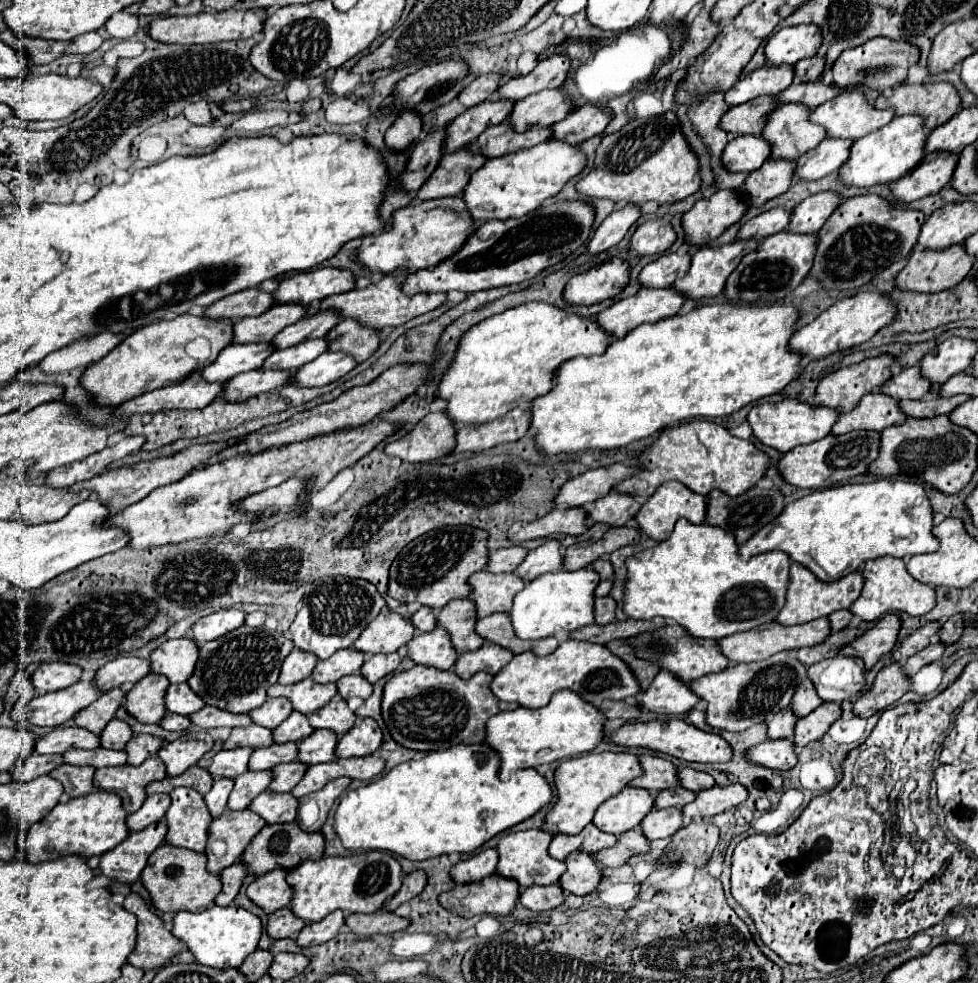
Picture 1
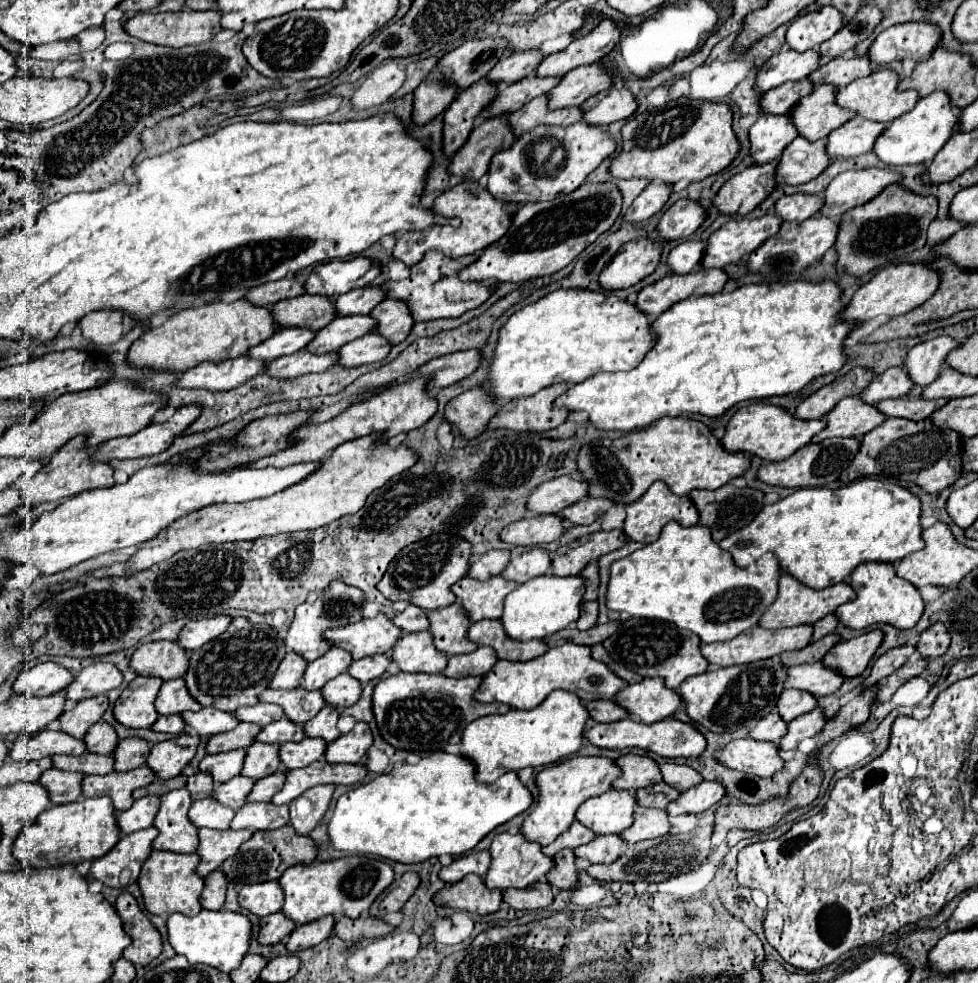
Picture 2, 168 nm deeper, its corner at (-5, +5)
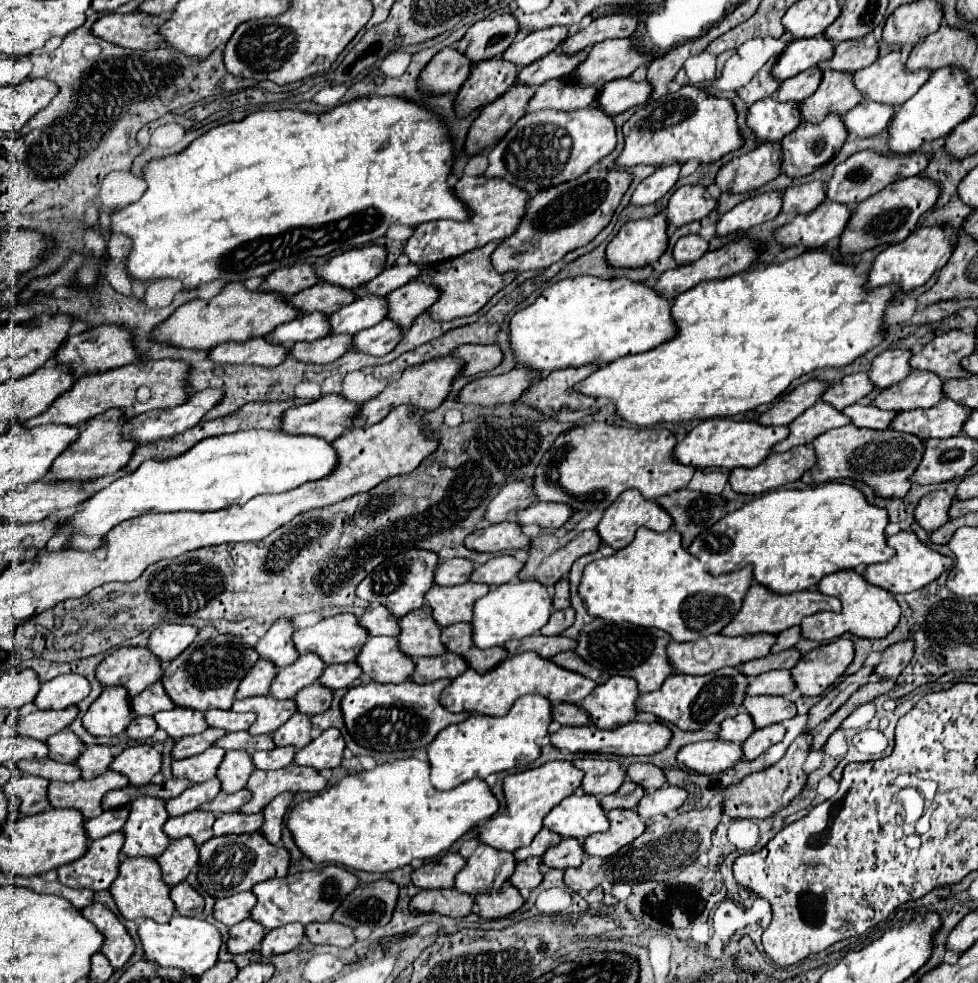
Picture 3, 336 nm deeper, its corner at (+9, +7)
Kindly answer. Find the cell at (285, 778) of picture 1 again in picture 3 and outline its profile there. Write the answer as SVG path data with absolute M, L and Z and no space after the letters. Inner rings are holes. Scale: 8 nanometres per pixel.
M242 788L240 792L234 792L234 794L220 792L214 800L202 804L202 810L210 810L210 812L214 812L214 814L238 812L250 798L252 798L252 792L250 792L248 788Z

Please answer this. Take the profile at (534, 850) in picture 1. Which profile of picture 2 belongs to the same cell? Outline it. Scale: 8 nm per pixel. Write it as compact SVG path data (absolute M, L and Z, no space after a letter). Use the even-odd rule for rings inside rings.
M498 834L490 846L490 870L482 878L490 890L506 890L506 888L528 888L530 884L542 880L546 872L552 868L552 858L540 852L540 844L524 840L522 834Z

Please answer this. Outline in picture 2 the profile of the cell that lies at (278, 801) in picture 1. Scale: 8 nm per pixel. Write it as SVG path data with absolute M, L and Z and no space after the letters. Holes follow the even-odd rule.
M248 802L244 804L234 820L232 830L276 830L288 824L288 806L274 806L272 802Z

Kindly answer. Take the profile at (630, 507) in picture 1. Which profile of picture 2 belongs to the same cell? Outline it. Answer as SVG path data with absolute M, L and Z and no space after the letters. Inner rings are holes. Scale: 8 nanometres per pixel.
M582 498L580 502L564 508L558 516L562 516L564 520L572 522L572 524L592 524L596 518L600 518L610 506L614 506L614 502L604 500L604 498Z

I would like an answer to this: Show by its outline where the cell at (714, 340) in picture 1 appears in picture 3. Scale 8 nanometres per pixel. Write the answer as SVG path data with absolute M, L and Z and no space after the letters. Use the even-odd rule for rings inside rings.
M808 250L792 260L768 264L758 272L704 282L676 296L670 308L676 322L674 338L648 352L624 356L606 368L598 368L576 384L576 392L608 398L614 404L614 416L636 426L734 416L760 404L770 404L802 374L816 368L844 368L882 342L884 308L898 288L886 286L868 292L864 290L864 280L866 274L858 276L854 266L834 260L828 252Z

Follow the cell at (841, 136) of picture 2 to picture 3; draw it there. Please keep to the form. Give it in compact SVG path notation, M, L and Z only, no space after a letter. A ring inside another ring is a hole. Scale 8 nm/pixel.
M864 100L858 106L854 106L850 112L846 112L842 116L842 122L848 134L854 134L856 138L870 138L880 134L886 128L892 114L894 114L894 108Z

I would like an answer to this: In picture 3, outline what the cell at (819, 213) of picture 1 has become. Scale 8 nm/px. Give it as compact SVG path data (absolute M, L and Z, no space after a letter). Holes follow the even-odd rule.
M862 150L852 154L848 160L840 162L834 170L834 176L826 184L826 200L828 202L838 202L848 208L854 208L862 200L878 194L884 186L920 174L928 164L928 156L924 154L910 154L910 156L882 156L874 150Z

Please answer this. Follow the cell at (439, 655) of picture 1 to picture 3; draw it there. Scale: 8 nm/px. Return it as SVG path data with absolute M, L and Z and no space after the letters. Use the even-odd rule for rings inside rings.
M394 636L370 638L356 662L376 682L404 682L414 674L414 660L400 650L400 642Z

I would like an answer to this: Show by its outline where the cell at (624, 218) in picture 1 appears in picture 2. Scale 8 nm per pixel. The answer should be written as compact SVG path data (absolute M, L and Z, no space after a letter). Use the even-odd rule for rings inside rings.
M650 182L646 190L632 202L628 208L624 222L642 222L662 210L672 194L672 186L664 186L664 182Z

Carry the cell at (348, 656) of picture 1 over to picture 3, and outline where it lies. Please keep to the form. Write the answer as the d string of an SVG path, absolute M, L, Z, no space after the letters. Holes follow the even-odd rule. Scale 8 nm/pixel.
M314 652L302 654L294 664L280 668L276 680L272 682L270 694L278 700L294 698L298 694L298 690L316 682L318 676L324 672L324 668L326 668L326 664L322 664L322 658L318 658L318 654L314 654Z

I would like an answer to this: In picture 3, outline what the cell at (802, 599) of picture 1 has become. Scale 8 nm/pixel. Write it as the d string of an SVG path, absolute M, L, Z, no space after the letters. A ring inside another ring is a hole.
M754 582L750 586L750 592L744 598L742 610L738 612L738 616L734 616L734 620L722 630L722 634L726 636L746 636L746 634L758 634L758 632L772 632L778 634L790 626L796 626L802 622L802 618L816 614L820 610L834 610L840 612L842 604L838 598L834 596L826 596L818 590L800 590L794 594L776 594L772 592L768 586L762 586L758 582Z

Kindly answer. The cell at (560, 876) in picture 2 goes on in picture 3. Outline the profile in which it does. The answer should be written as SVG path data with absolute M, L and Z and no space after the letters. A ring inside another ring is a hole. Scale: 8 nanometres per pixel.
M534 856L530 860L522 860L518 862L518 868L514 872L514 876L510 878L512 886L516 886L518 890L522 888L536 888L542 882L542 872L540 872L540 858Z

